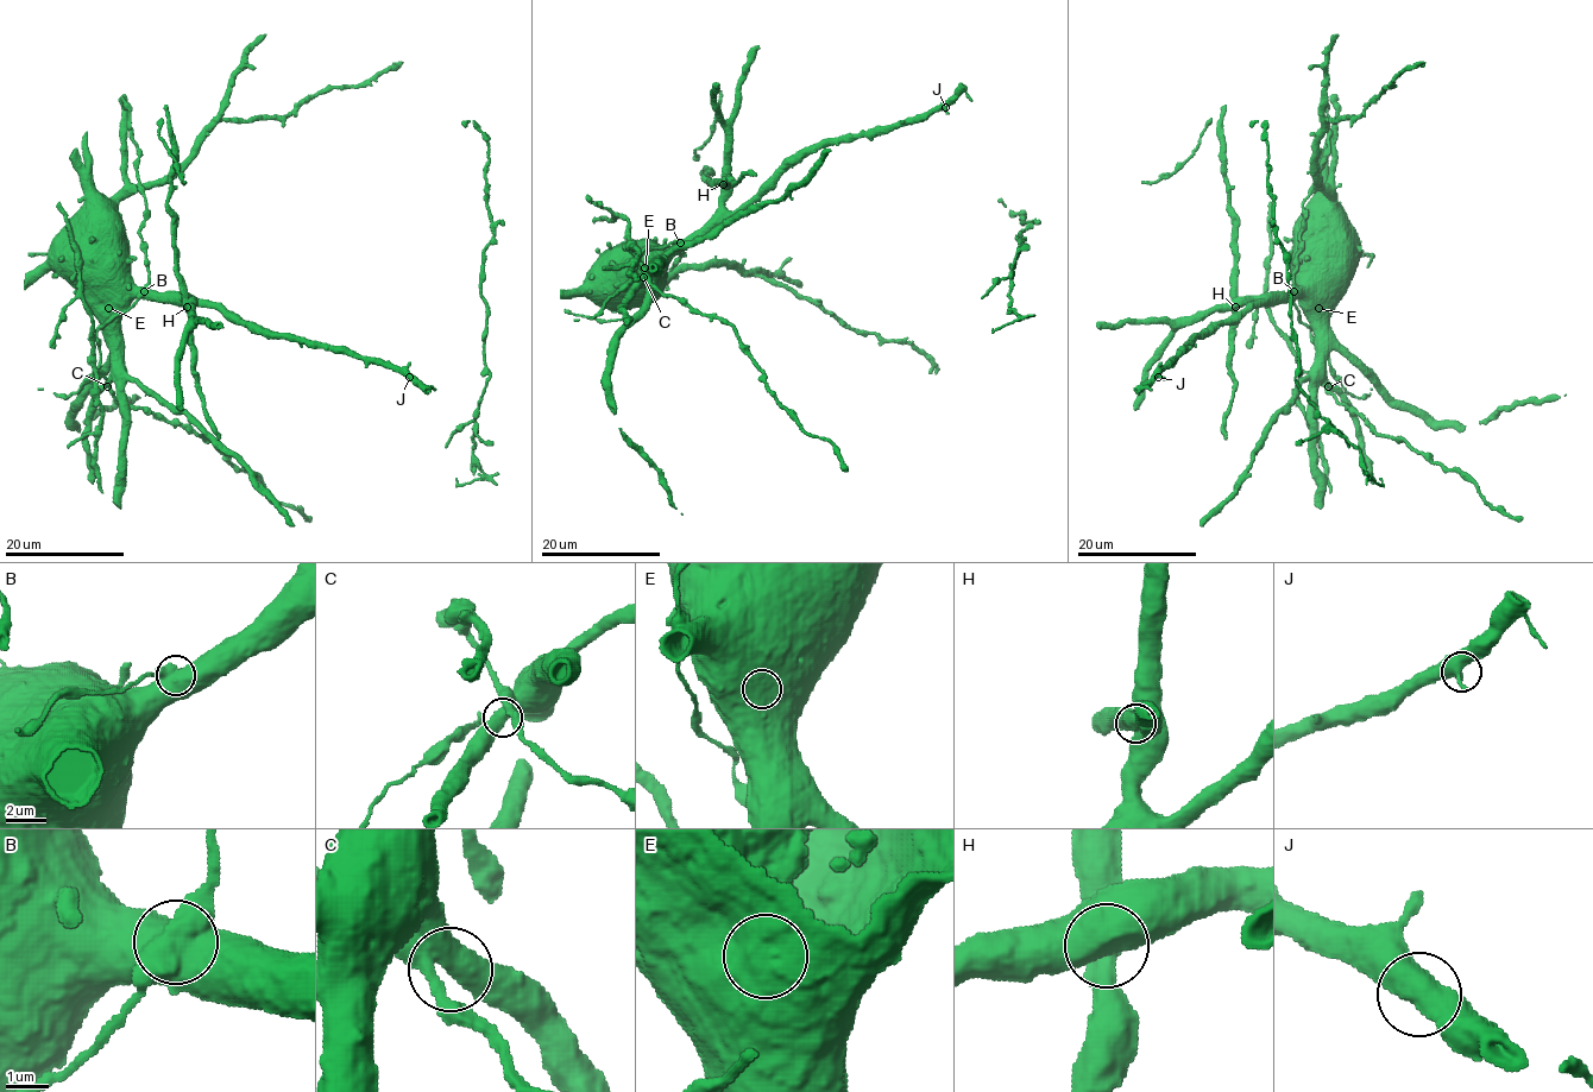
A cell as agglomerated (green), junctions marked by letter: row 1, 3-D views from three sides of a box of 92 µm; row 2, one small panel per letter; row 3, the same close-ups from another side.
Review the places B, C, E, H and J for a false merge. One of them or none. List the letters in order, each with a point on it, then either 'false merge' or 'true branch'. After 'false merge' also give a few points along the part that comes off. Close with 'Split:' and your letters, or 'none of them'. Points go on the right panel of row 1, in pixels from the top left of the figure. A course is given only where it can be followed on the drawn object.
B: place (1294, 291); true branch
C: place (1328, 386); true branch
E: place (1318, 308); true branch
H: place (1235, 307); true branch
J: place (1158, 377); true branch
Split: none of them

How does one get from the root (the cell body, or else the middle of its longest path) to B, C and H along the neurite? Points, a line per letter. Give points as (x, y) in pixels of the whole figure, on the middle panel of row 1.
B: (629, 265), (622, 262), (622, 253), (631, 244), (654, 242), (672, 250), (679, 242)
C: (629, 265), (622, 262), (622, 248), (648, 271), (643, 277)
H: (629, 265), (622, 262), (622, 253), (631, 244), (654, 242), (665, 250), (682, 246), (716, 214), (723, 184)

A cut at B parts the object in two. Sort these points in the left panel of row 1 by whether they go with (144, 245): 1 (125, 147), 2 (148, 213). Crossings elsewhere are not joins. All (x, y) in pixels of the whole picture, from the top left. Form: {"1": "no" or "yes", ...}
{"1": "no", "2": "yes"}

